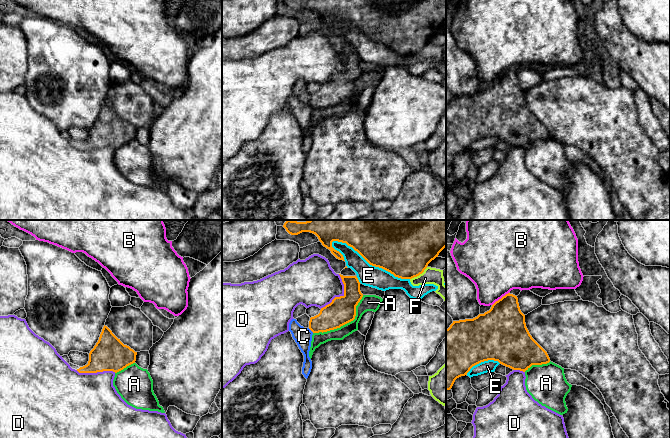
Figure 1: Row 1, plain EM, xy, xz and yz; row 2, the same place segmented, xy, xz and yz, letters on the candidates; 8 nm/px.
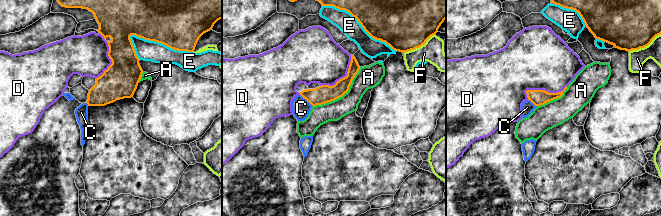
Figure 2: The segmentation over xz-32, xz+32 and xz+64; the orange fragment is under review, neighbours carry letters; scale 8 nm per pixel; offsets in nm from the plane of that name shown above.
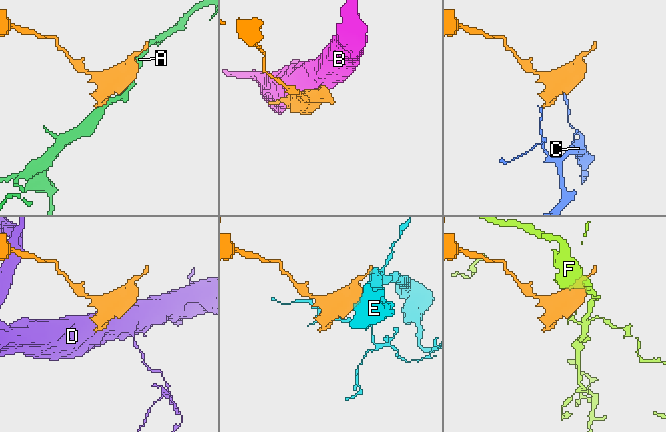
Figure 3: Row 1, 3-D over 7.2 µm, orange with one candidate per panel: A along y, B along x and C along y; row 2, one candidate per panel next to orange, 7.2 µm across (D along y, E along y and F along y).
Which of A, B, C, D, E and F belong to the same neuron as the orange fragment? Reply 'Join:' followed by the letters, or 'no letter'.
Join: no letter

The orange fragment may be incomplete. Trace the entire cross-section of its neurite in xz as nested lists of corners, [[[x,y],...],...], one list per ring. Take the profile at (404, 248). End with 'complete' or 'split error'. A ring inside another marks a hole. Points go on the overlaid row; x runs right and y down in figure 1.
[[[287,220],[283,227],[291,235],[302,232],[315,234],[324,247],[343,261],[343,255],[332,247],[332,242],[346,243],[370,265],[401,279],[412,279],[422,274],[446,247],[446,220]]] | complete

